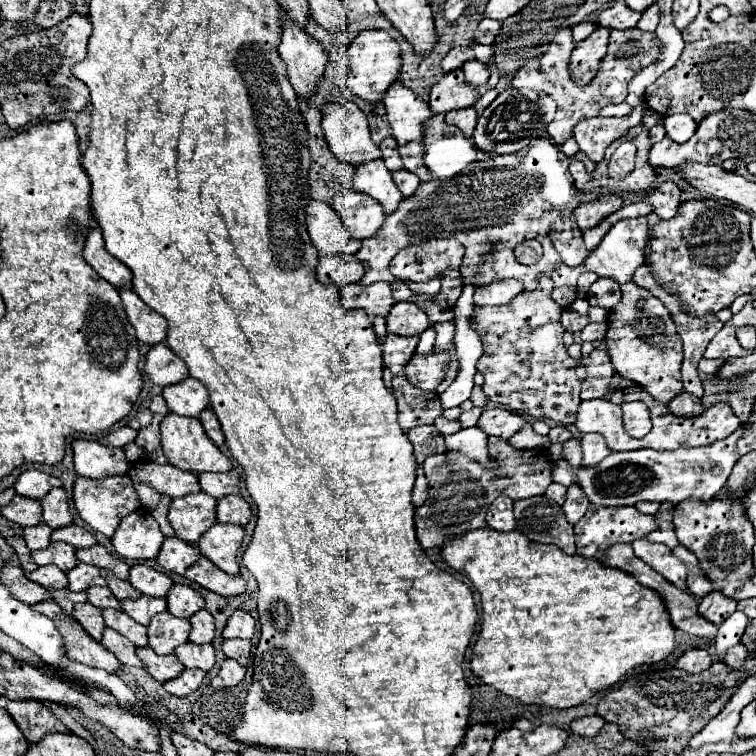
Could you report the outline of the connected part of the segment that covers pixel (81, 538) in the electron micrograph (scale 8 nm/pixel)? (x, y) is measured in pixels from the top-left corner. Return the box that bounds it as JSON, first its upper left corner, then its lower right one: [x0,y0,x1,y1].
[52,524,96,548]

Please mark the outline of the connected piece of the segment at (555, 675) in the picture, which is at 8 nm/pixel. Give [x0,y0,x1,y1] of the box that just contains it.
[442,528,674,708]

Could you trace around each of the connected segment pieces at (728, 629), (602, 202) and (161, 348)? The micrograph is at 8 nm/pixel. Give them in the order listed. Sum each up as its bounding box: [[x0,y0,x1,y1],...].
[[716,610,748,660],[574,194,624,232],[144,344,190,388]]

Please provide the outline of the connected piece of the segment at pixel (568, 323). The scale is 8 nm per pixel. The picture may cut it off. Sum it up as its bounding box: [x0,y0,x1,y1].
[562,308,590,332]

